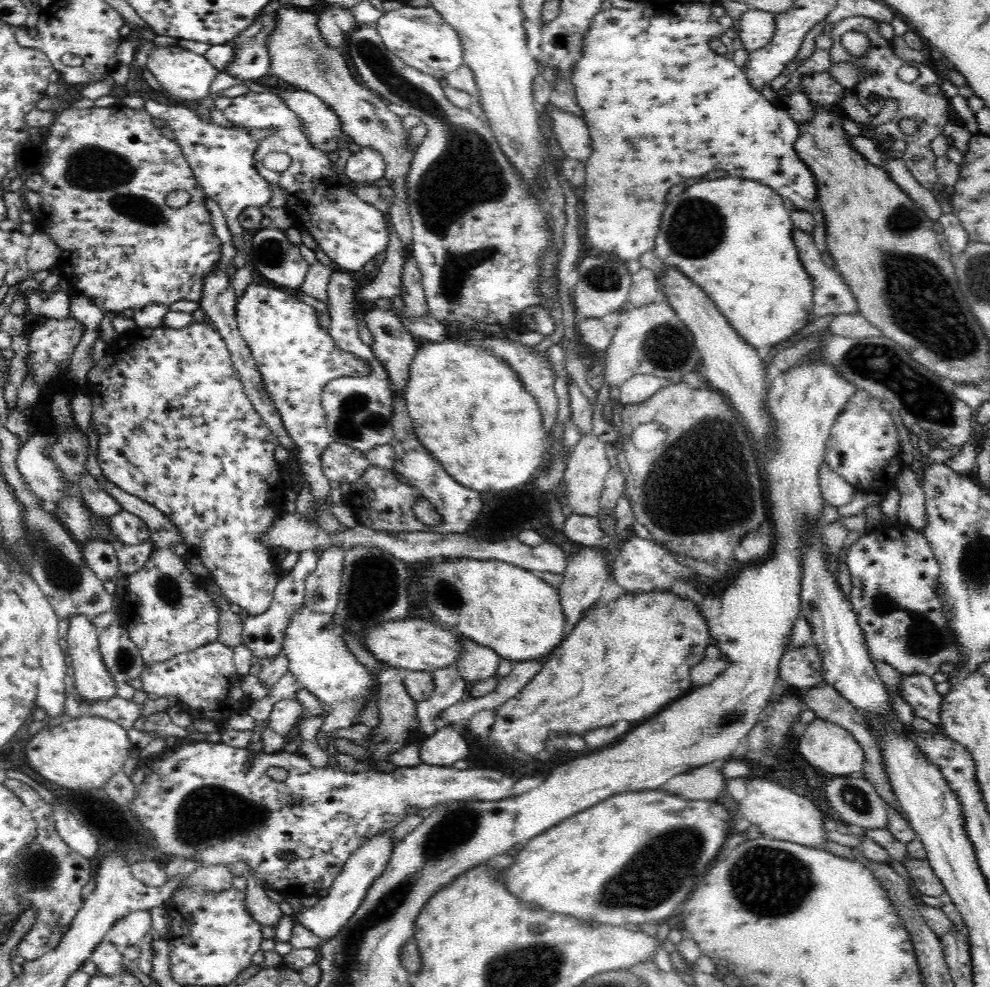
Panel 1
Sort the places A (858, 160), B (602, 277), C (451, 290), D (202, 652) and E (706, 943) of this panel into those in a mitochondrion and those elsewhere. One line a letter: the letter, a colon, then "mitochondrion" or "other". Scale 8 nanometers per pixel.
A: other
B: mitochondrion
C: mitochondrion
D: other
E: other

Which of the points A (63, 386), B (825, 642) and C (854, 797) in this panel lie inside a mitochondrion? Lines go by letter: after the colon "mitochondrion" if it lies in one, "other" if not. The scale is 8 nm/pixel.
A: other
B: other
C: mitochondrion

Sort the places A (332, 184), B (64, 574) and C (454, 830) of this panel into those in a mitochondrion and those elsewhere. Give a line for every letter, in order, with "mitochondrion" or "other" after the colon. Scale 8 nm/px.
A: other
B: mitochondrion
C: mitochondrion

